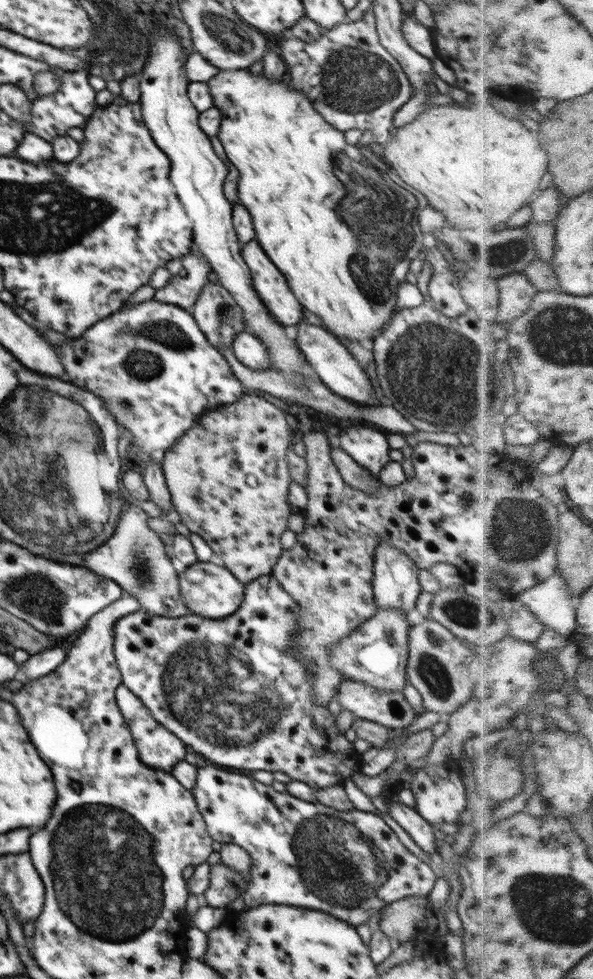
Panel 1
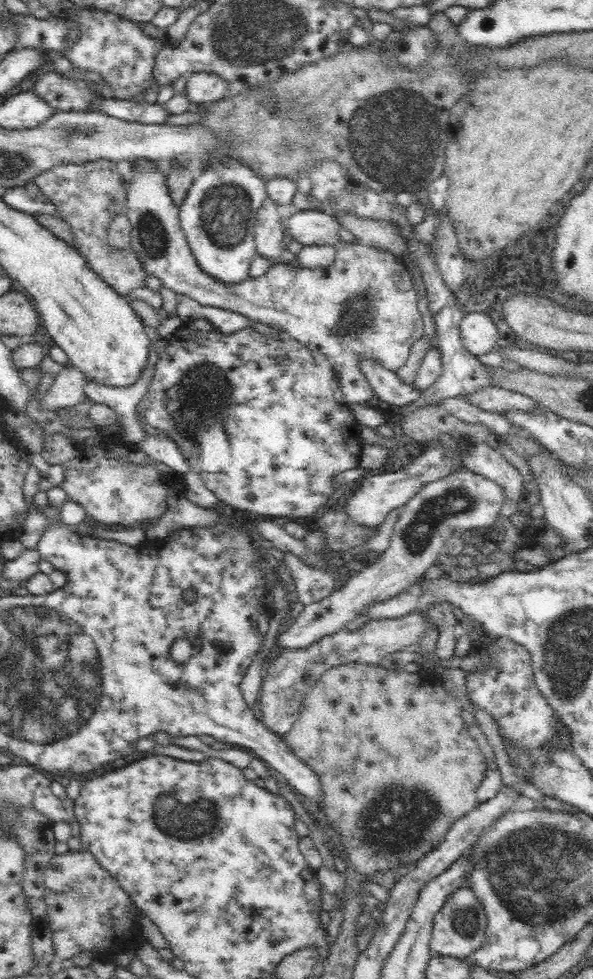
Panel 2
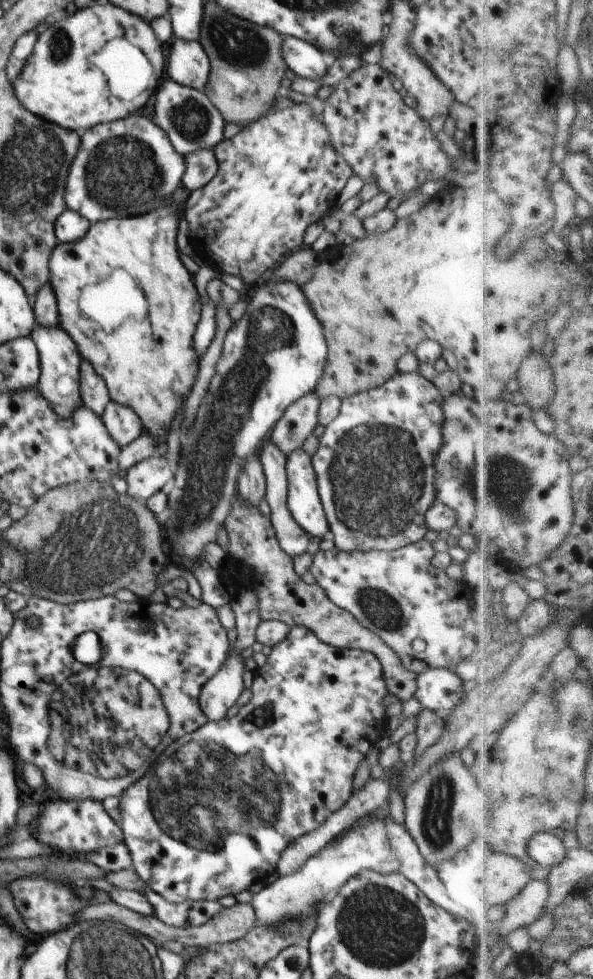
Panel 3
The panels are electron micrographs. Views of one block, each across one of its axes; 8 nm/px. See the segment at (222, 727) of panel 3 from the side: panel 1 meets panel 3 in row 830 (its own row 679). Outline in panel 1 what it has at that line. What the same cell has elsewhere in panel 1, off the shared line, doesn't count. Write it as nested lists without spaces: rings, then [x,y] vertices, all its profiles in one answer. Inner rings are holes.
[[[271,574],[259,576],[250,585],[245,585],[244,598],[239,609],[218,622],[193,613],[176,618],[164,617],[144,610],[127,614],[119,618],[114,625],[113,650],[120,669],[122,684],[131,690],[144,703],[150,714],[162,726],[173,732],[186,747],[200,752],[202,758],[210,758],[218,766],[228,766],[228,768],[238,768],[238,770],[283,772],[293,780],[308,784],[314,790],[328,786],[342,786],[346,780],[350,780],[358,772],[362,772],[361,756],[357,754],[354,744],[348,742],[344,737],[344,733],[338,731],[336,716],[332,715],[326,706],[320,706],[314,700],[311,689],[311,670],[297,656],[297,646],[295,646],[295,632],[299,629],[295,622],[298,617],[299,604]]]

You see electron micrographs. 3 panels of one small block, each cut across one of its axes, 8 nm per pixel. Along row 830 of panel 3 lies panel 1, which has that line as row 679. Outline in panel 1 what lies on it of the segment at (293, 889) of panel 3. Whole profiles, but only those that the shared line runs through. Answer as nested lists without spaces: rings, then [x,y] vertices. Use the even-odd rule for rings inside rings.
[[[379,608],[357,629],[328,650],[329,663],[346,679],[369,684],[378,690],[402,691],[407,683],[409,630],[407,613],[399,608]]]

